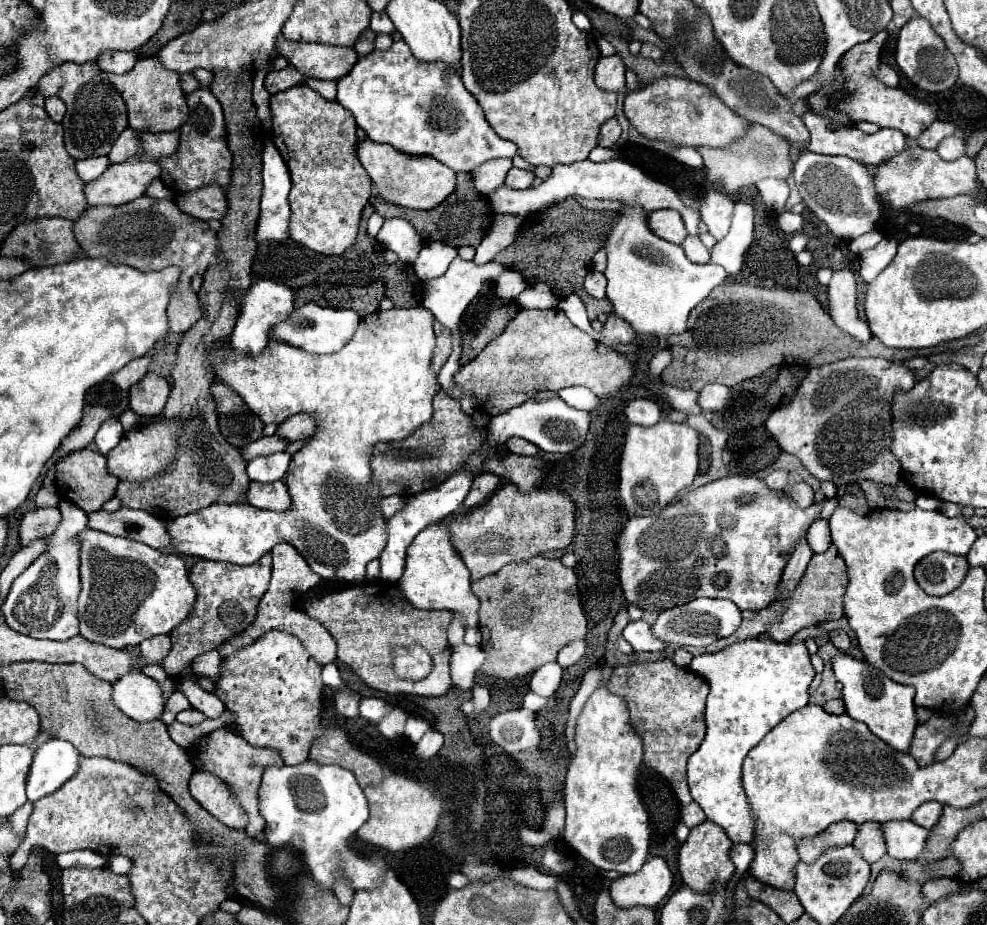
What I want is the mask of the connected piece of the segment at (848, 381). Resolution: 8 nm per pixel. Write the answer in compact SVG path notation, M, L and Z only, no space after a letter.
M845 358L821 368L811 368L799 386L799 396L783 408L771 412L765 428L777 440L779 448L797 456L803 466L821 482L833 482L837 488L847 482L873 480L885 486L895 486L901 480L901 466L889 454L891 442L891 400L895 388L911 390L917 382L913 370L885 358Z

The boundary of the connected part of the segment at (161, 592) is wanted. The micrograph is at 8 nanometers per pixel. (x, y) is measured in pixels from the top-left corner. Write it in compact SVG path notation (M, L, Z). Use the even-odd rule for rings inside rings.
M83 530L79 534L79 560L81 560L79 622L81 636L85 636L87 640L111 648L137 646L151 636L171 632L191 612L191 606L195 602L195 590L189 582L185 562L177 554L167 554L163 550L149 548L141 542L109 536L99 530Z

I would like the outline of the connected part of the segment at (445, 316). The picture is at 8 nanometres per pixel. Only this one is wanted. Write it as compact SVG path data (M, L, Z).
M457 256L447 272L439 278L433 278L433 280L427 280L425 282L425 298L423 298L423 306L427 310L431 310L435 314L435 318L441 318L441 322L451 330L453 334L453 352L449 356L449 360L445 362L445 366L441 368L437 380L439 380L439 386L441 390L445 392L451 392L457 384L455 384L455 374L459 372L459 354L461 354L461 346L459 346L459 320L461 320L461 314L465 312L465 308L469 306L469 302L479 294L483 282L487 280L497 280L501 274L505 272L505 266L499 264L499 262L487 262L483 266L477 266L475 262L469 262L469 260L463 260L461 256Z

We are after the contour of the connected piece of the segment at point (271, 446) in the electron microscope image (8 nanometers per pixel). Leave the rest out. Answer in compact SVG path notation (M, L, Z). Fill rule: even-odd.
M263 436L255 442L249 442L247 446L243 446L239 452L243 456L245 462L257 458L257 456L267 456L267 454L275 454L275 452L283 452L287 446L285 440L281 440L279 436Z

